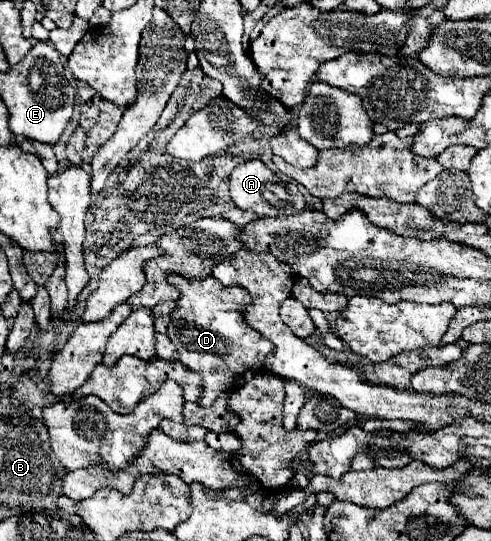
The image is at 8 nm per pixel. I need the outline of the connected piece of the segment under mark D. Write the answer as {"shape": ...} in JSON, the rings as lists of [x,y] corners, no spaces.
{"shape":[[[169,275],[167,279],[181,293],[177,301],[179,309],[171,315],[167,335],[175,343],[181,363],[205,377],[205,393],[199,403],[211,405],[219,397],[217,393],[249,381],[263,367],[263,359],[273,351],[273,345],[245,323],[243,313],[253,299],[243,287],[227,287],[213,275],[203,281],[187,281],[185,277],[175,275]]]}

